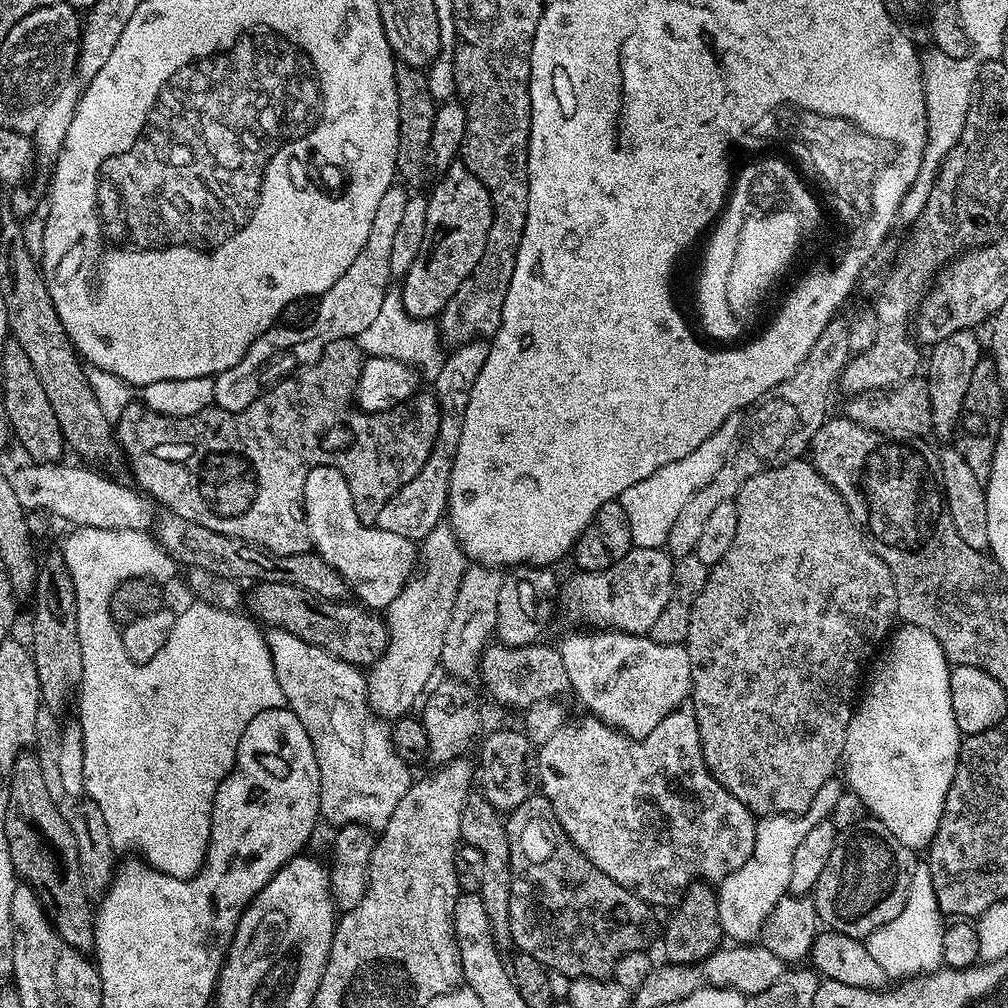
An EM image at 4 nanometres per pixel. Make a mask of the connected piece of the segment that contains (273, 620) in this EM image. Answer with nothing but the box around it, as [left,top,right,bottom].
[246,582,388,666]

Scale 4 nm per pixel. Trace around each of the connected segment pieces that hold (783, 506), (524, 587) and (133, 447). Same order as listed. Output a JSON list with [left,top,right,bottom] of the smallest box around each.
[[684,459,897,816],[495,566,558,648],[114,336,440,556]]

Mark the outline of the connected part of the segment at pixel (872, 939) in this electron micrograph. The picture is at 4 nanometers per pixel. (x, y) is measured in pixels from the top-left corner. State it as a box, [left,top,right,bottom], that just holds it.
[866,862,946,982]

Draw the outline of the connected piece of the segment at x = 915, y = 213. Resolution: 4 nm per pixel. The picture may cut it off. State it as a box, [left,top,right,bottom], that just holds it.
[898,50,978,226]

